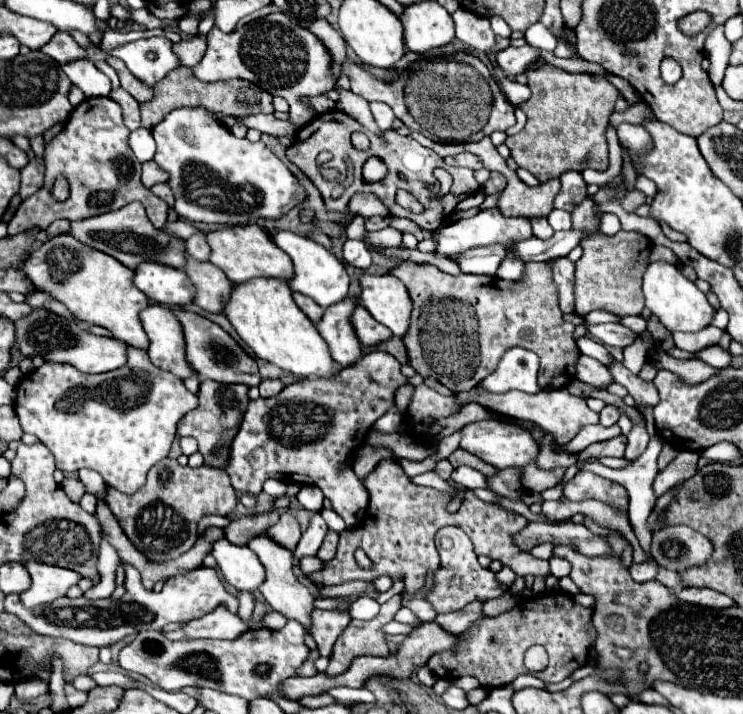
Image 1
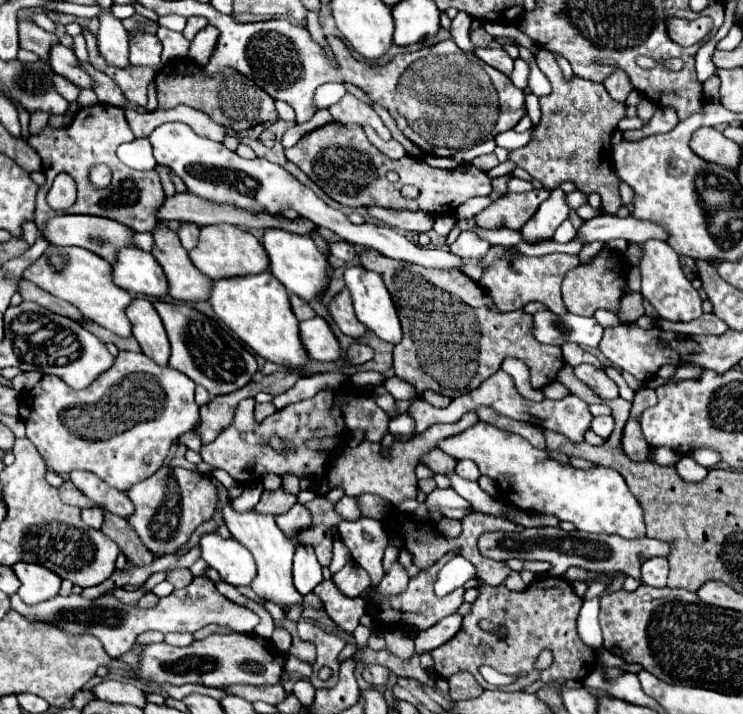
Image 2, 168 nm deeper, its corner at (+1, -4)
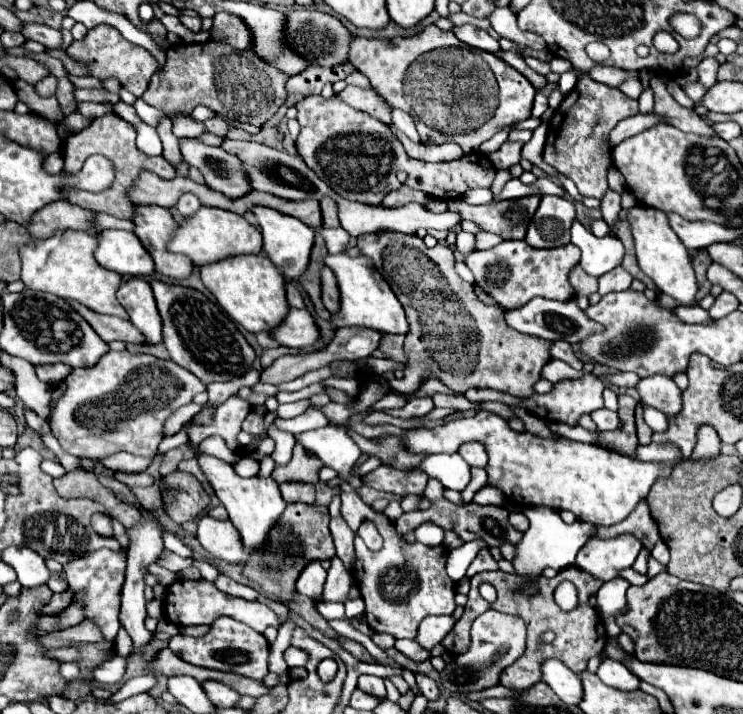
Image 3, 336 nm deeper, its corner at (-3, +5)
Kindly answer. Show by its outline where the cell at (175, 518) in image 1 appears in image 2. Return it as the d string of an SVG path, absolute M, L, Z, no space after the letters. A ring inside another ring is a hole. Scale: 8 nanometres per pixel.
M169 465L161 467L153 477L133 485L127 495L135 505L135 513L129 517L129 523L151 553L171 553L187 543L191 533L213 517L217 505L217 489L209 479Z

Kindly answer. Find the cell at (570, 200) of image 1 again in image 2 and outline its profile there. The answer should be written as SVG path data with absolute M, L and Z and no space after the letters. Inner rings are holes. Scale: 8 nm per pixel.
M553 189L549 199L541 203L537 213L523 225L521 237L527 243L551 241L555 229L567 219L569 207L565 205L565 193L561 189Z

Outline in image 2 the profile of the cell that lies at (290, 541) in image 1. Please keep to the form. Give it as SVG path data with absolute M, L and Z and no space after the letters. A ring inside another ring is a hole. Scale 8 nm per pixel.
M297 503L287 513L277 515L277 525L283 529L283 533L287 533L287 537L291 537L291 533L311 525L311 513L307 511L305 505Z

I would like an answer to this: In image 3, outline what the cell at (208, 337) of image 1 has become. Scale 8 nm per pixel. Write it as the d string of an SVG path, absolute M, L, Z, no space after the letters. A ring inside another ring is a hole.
M153 280L151 288L163 318L163 344L173 362L193 372L203 384L227 382L243 376L251 368L253 360L257 358L255 350L215 302L211 302L199 290L163 284L159 280Z

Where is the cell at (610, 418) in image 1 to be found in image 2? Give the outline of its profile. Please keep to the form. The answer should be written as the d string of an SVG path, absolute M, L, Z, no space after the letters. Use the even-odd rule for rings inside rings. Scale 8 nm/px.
M593 417L591 431L595 431L599 437L607 439L613 431L613 417Z

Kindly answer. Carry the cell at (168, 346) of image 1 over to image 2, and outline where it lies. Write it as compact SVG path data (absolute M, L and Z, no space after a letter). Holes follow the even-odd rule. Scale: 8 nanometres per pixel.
M135 297L127 307L127 317L133 327L133 337L141 345L143 353L159 365L167 365L169 341L153 303L145 297Z

